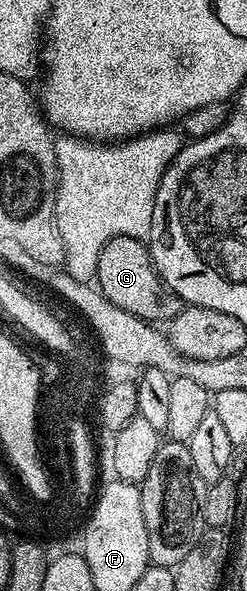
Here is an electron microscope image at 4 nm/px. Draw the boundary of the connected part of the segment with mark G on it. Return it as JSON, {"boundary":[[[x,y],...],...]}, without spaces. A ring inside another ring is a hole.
{"boundary":[[[116,236],[106,243],[98,257],[95,280],[98,289],[112,304],[151,323],[165,322],[177,315],[184,306],[183,300],[176,295],[166,294],[163,282],[152,264],[147,244],[130,236]]]}

